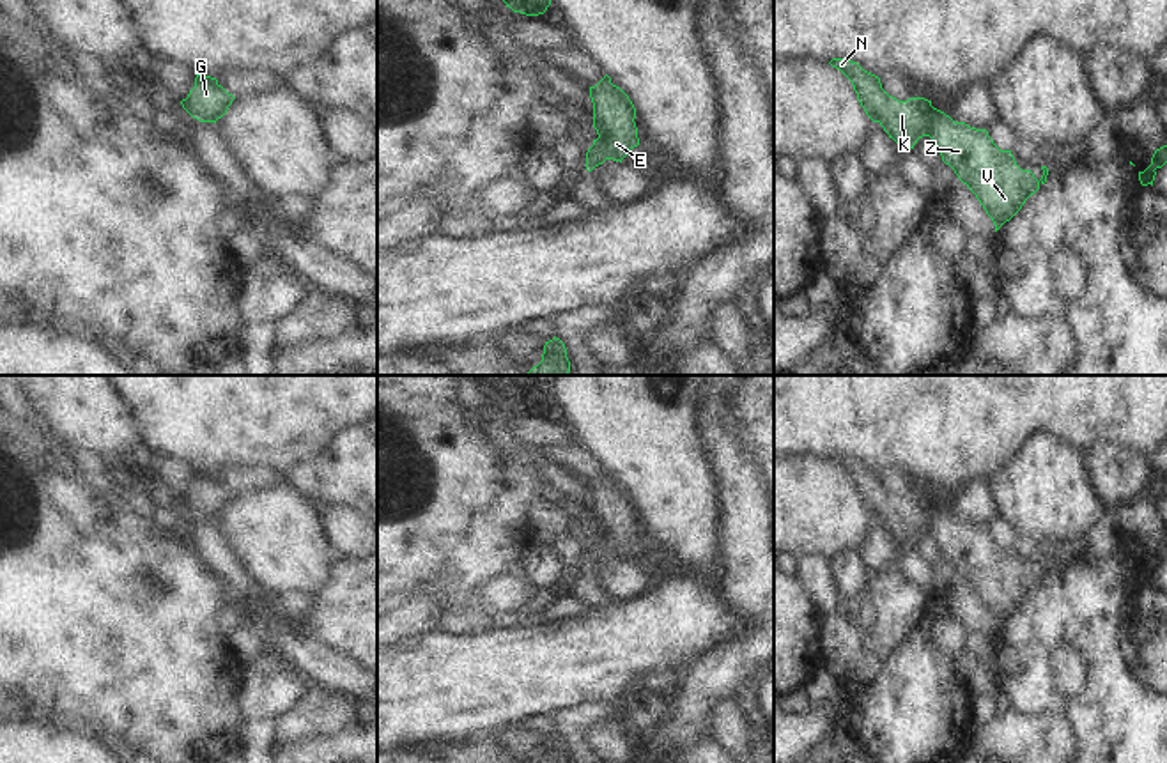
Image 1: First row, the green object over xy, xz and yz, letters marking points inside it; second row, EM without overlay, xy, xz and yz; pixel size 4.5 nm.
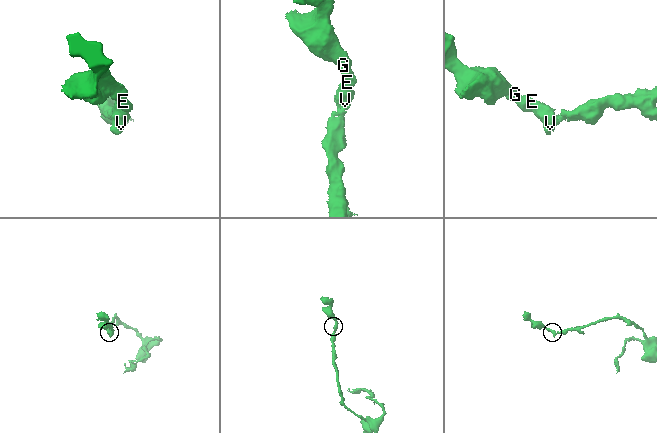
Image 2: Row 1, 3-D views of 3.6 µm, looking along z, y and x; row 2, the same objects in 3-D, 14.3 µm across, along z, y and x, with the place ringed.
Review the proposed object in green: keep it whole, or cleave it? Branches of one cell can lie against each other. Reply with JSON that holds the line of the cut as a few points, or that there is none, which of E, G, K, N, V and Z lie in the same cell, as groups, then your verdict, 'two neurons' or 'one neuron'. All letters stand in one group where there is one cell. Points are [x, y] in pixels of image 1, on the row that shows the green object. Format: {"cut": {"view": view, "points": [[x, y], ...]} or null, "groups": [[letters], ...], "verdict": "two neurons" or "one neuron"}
{"cut": null, "groups": [["E", "G", "K", "N", "V", "Z"]], "verdict": "one neuron"}

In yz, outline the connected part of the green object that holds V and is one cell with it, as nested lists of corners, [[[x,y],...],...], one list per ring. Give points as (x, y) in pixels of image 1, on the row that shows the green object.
[[[832,58],[829,64],[852,81],[866,115],[878,122],[901,150],[914,149],[923,136],[937,143],[942,161],[976,195],[995,232],[1047,182],[1047,166],[1041,166],[1043,175],[1038,181],[1031,170],[1016,165],[1011,150],[1001,150],[986,129],[954,122],[924,97],[898,101],[882,89],[878,76],[857,62]]]

